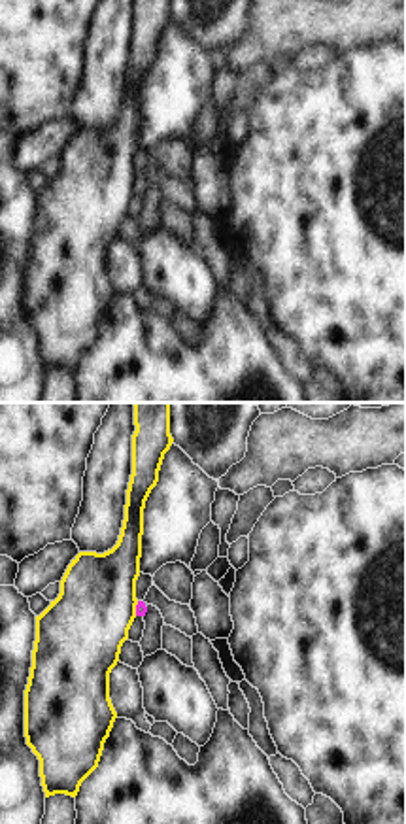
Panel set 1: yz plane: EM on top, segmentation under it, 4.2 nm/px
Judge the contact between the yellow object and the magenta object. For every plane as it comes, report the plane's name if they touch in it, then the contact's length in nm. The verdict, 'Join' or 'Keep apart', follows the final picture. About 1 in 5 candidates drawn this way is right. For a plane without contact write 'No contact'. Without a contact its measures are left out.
Touches yellow in yz. Shared border 70 nm.

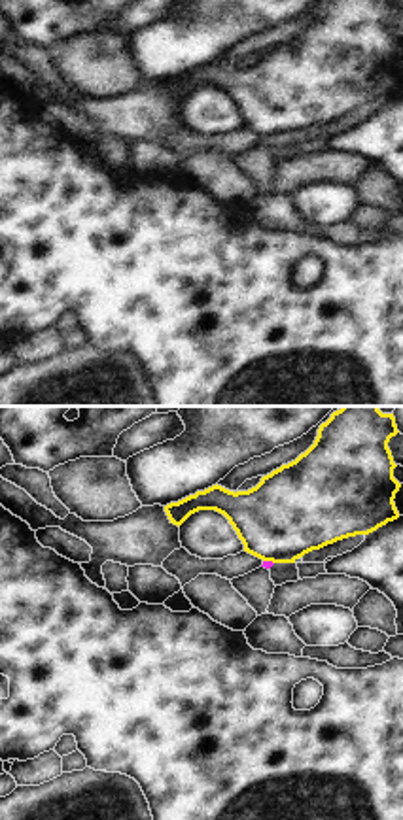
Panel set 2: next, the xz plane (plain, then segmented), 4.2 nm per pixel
Touches yellow in xz. Shared border 50 nm.

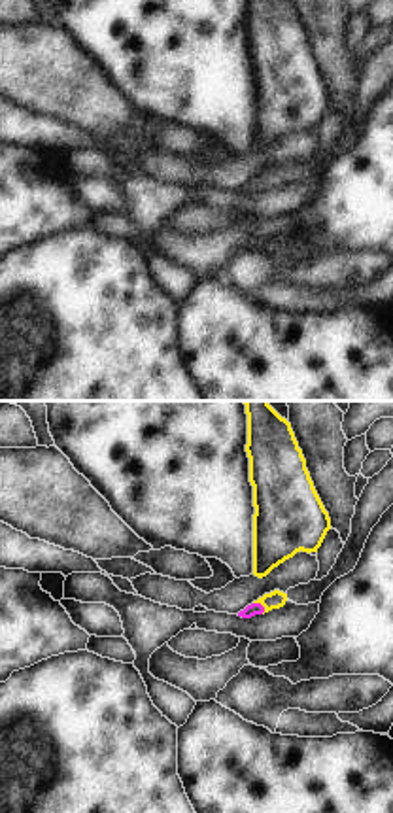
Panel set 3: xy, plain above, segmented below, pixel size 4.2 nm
Touches yellow in xy. Shared border 70 nm.

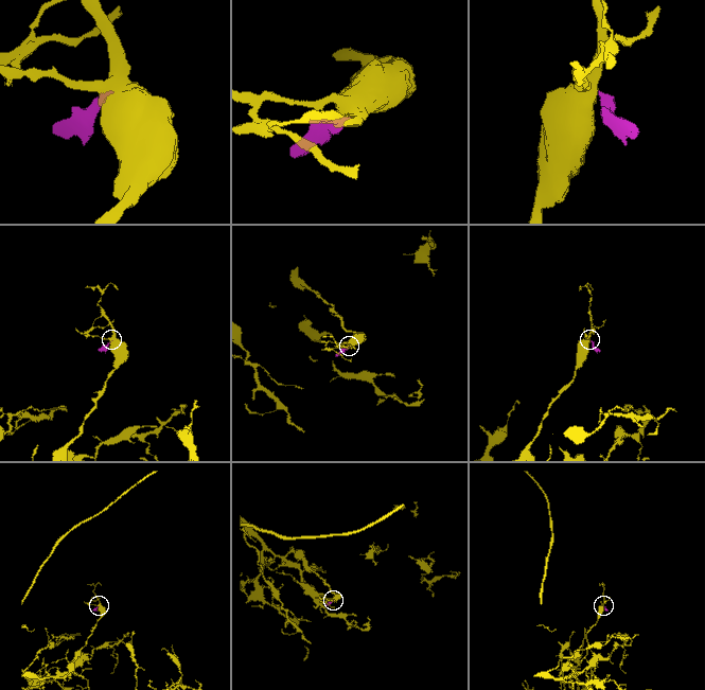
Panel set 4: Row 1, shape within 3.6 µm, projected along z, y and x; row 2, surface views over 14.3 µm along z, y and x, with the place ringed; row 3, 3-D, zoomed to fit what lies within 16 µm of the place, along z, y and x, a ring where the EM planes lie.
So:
Keep apart.

